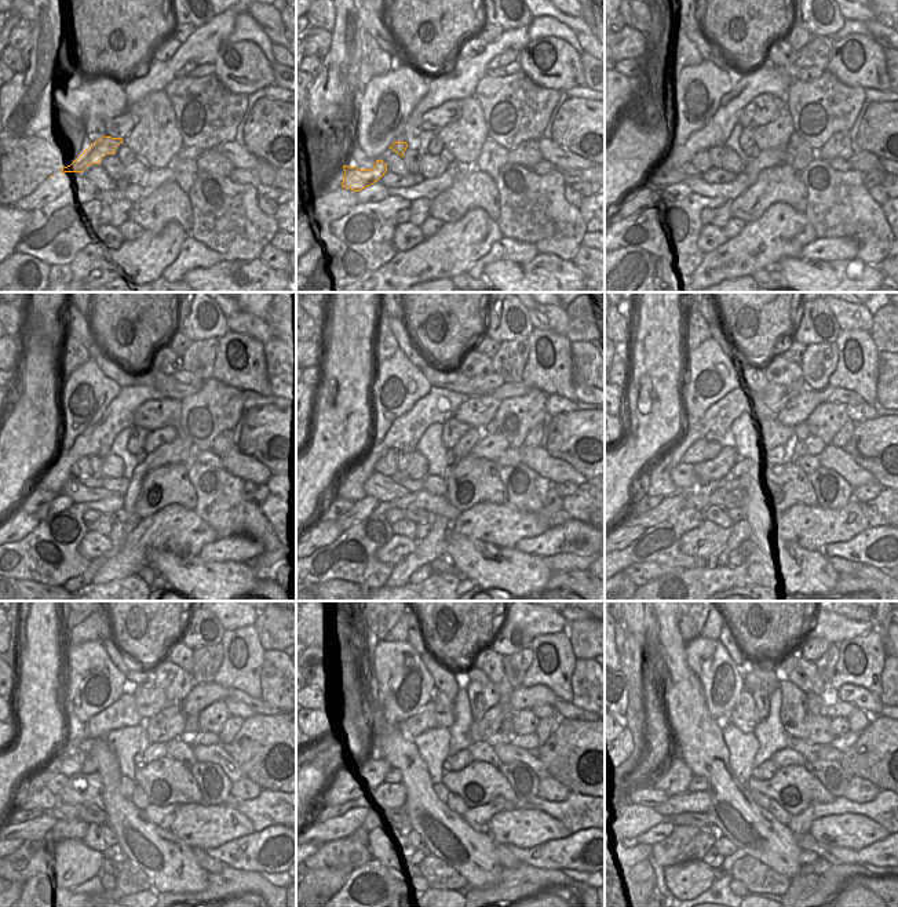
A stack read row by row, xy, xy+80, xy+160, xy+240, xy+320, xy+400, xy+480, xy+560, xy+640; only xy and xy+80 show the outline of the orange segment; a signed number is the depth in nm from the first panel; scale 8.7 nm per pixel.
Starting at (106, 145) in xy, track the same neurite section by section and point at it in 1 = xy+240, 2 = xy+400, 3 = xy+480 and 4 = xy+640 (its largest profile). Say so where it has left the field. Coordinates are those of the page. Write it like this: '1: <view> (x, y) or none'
1: xy+240 (37, 498)
2: xy+400 (643, 505)
3: xy+480 (15, 816)
4: xy+640 (659, 829)

